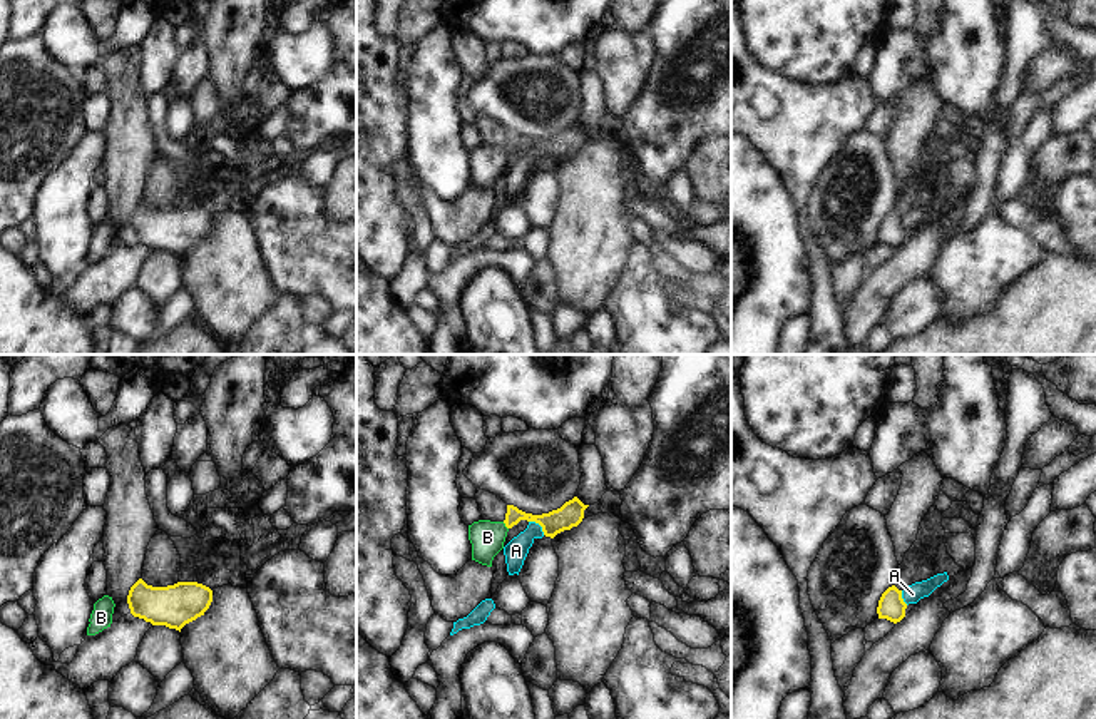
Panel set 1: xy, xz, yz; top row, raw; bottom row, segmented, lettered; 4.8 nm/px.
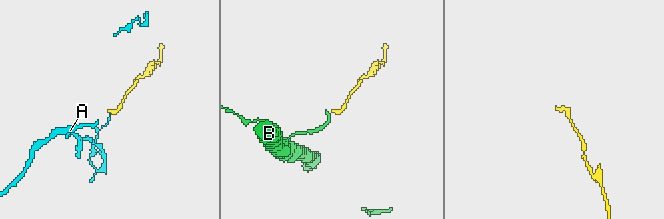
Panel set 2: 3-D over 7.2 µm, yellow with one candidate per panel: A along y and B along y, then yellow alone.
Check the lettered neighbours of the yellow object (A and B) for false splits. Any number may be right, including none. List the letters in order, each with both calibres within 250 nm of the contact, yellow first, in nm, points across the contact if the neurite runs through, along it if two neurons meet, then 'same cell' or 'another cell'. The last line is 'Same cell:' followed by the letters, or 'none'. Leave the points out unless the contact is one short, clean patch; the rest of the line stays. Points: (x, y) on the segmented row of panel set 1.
A: 120 nm thick on the yellow side, 110 nm on the other; border along xz (529, 520), (534, 520), (544, 534); another cell
B: 120 nm thick on the yellow side, 160 nm on the other; runs through xz (554, 522), (514, 517), (506, 525), (487, 537); same cell
Same cell: B

